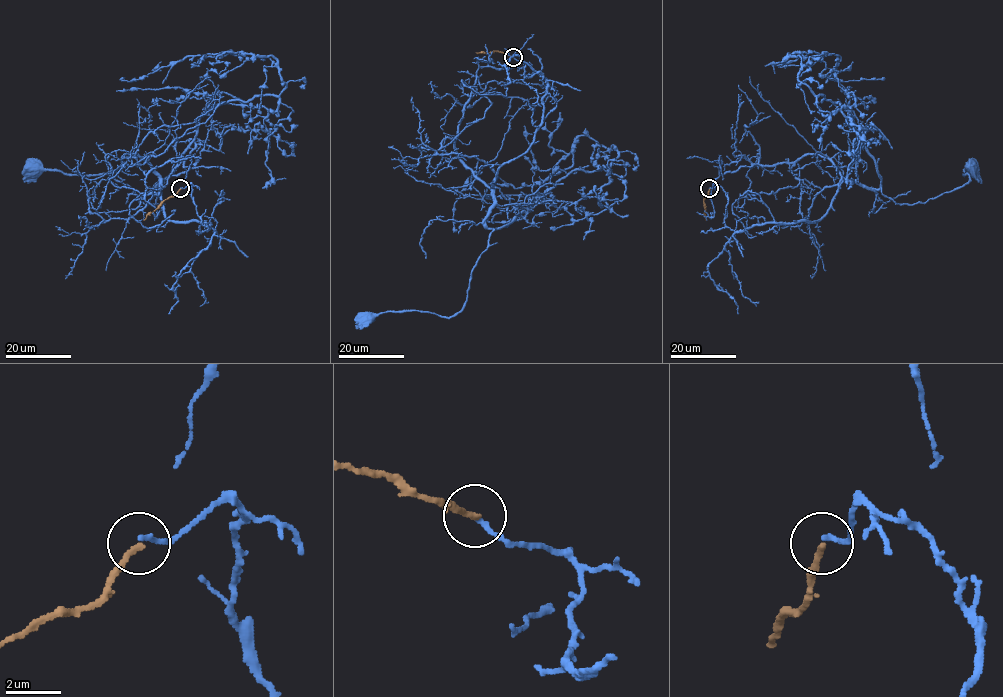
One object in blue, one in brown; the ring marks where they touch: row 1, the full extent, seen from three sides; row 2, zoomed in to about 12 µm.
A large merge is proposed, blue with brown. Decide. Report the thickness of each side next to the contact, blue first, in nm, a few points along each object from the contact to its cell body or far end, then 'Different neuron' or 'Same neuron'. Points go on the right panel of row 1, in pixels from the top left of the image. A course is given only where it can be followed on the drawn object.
Thickness 160 nm (blue) against 200 nm. Course of blue: (710, 188), (727, 199), (724, 224), (745, 231), (817, 221), (842, 181), (924, 203), (971, 168). Course of brown: (710, 188), (704, 199), (705, 220). Different neuron

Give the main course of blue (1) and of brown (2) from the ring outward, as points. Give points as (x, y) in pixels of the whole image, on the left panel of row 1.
1: (180, 188), (192, 185), (197, 216), (214, 231), (170, 221), (161, 181), (148, 204), (104, 174), (34, 168)
2: (180, 188), (143, 220)

